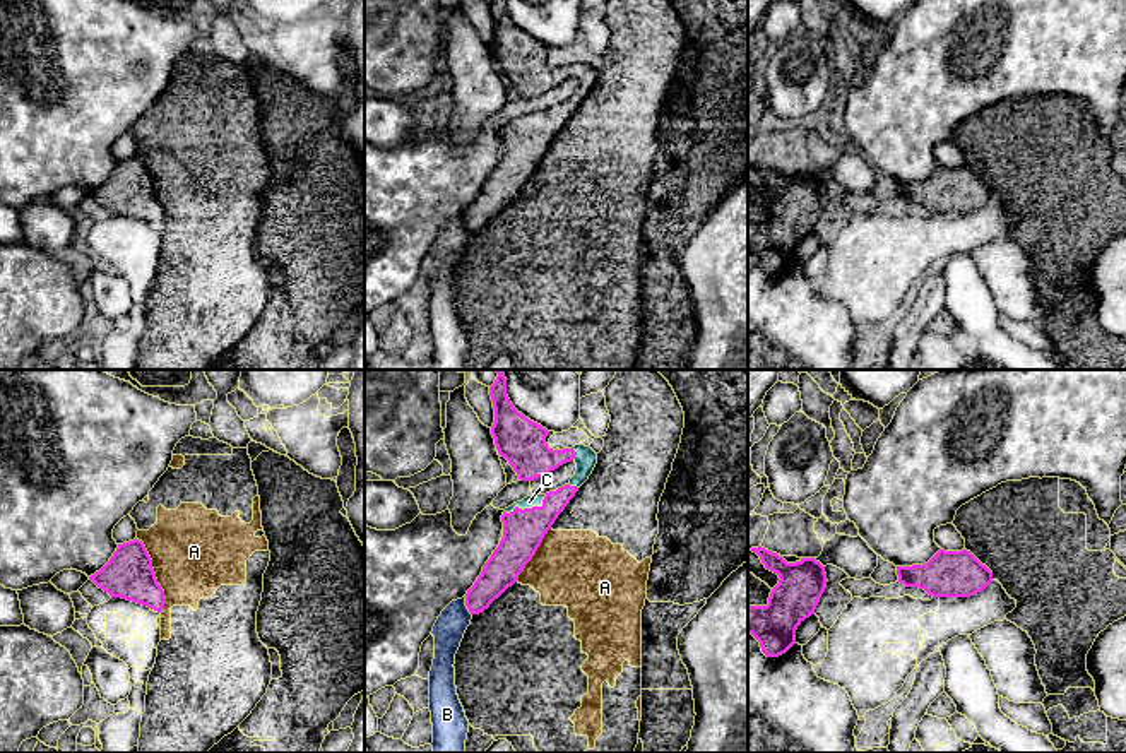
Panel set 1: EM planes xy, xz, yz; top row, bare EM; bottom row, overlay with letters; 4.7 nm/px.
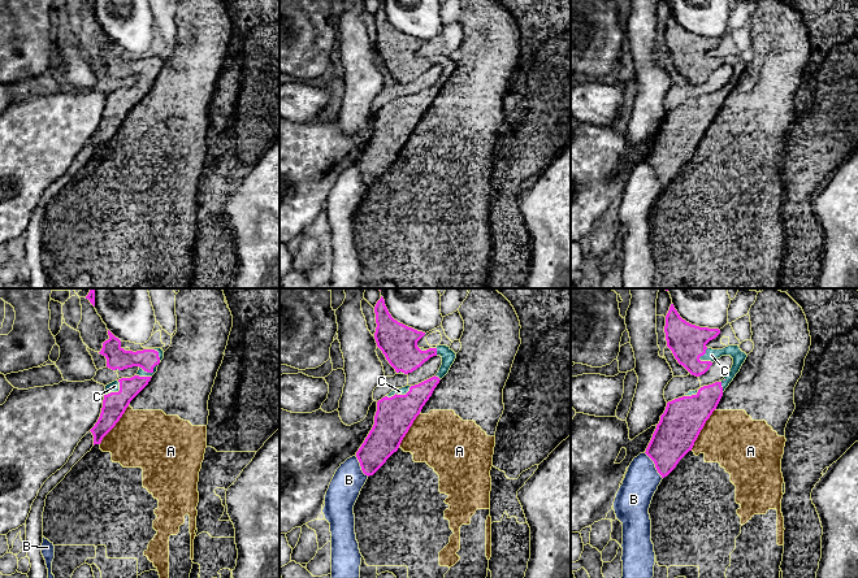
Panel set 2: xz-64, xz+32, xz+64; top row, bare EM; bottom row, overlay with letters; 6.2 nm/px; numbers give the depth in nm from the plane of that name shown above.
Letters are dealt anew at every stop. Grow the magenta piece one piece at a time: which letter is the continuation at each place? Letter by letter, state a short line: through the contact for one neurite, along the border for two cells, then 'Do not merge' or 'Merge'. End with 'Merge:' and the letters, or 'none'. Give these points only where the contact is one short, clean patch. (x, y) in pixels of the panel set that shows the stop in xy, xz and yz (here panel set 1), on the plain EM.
A: Line: xy (137, 154), (163, 207), (161, 228). Do not merge
B: Line: xz (464, 214), (471, 231). Do not merge
C: Merge
Merge: C

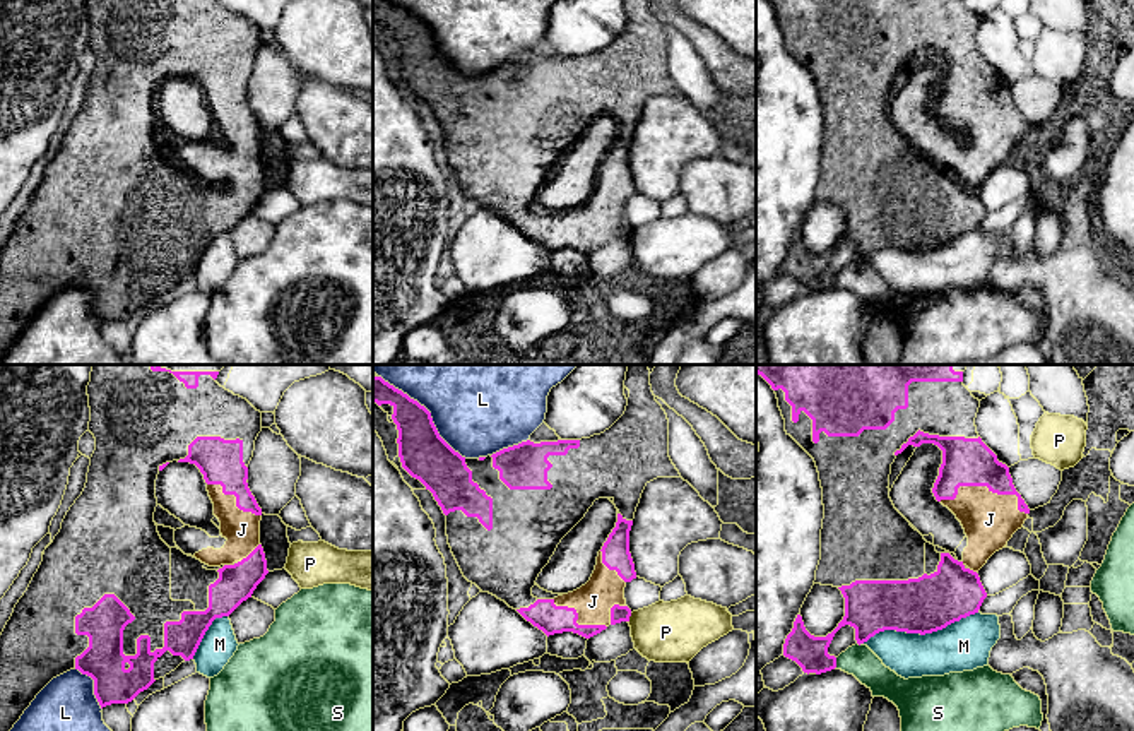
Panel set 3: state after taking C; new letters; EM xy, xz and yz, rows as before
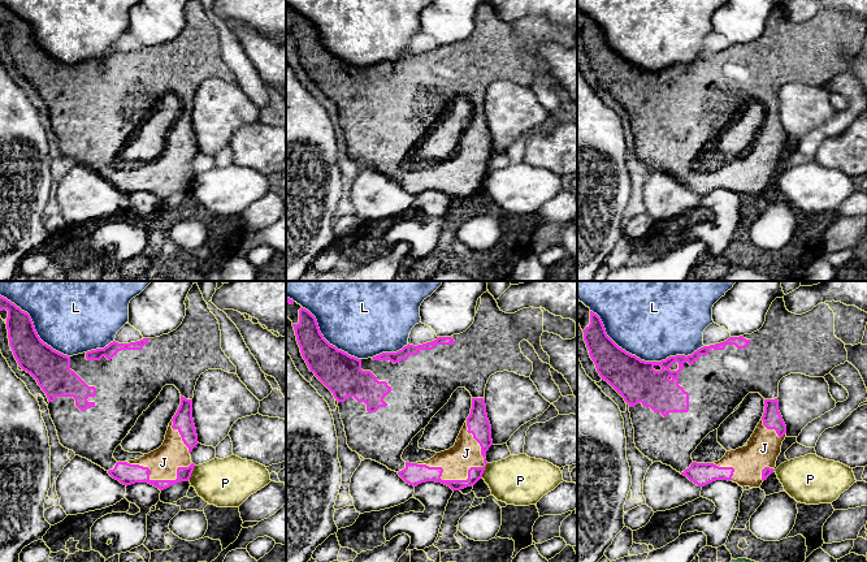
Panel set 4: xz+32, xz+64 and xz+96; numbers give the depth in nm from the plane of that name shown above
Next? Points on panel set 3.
J: Merge
L: Do not merge
M: Do not merge
P: Do not merge
S: Line: yz (835, 274), (837, 283). Do not merge
Merge: J

